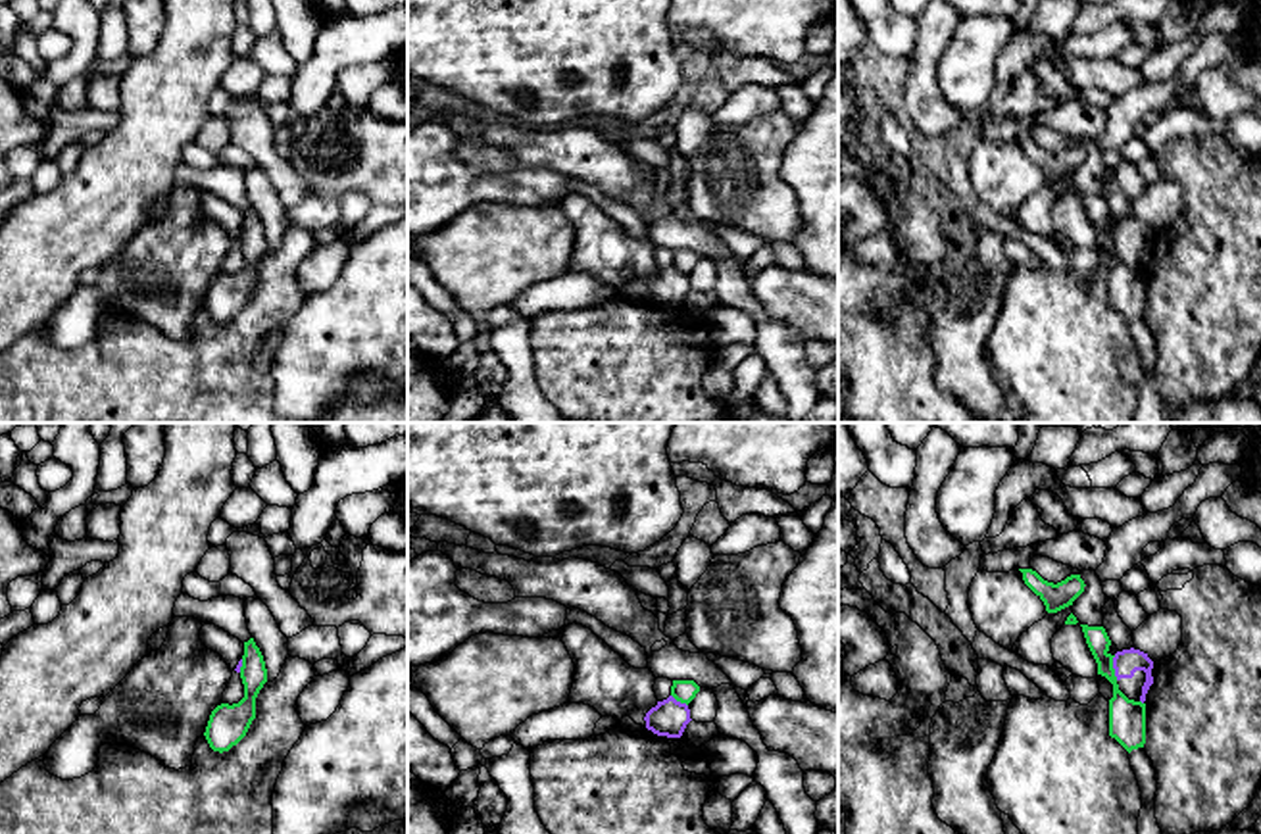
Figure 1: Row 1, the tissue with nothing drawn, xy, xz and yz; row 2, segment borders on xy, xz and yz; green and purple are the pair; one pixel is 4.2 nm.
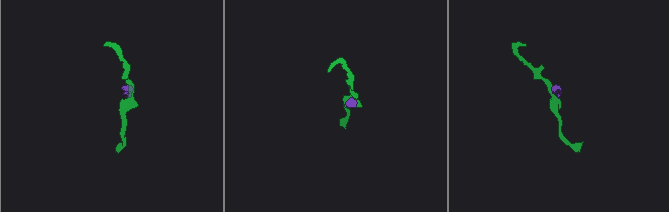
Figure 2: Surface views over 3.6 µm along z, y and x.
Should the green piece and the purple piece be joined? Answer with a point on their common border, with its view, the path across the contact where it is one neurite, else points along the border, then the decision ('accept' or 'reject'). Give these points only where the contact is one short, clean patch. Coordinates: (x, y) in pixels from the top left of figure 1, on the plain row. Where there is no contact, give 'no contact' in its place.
contact yz (1112, 237); border yz (1113, 225), (1113, 245), (1117, 248); reject

